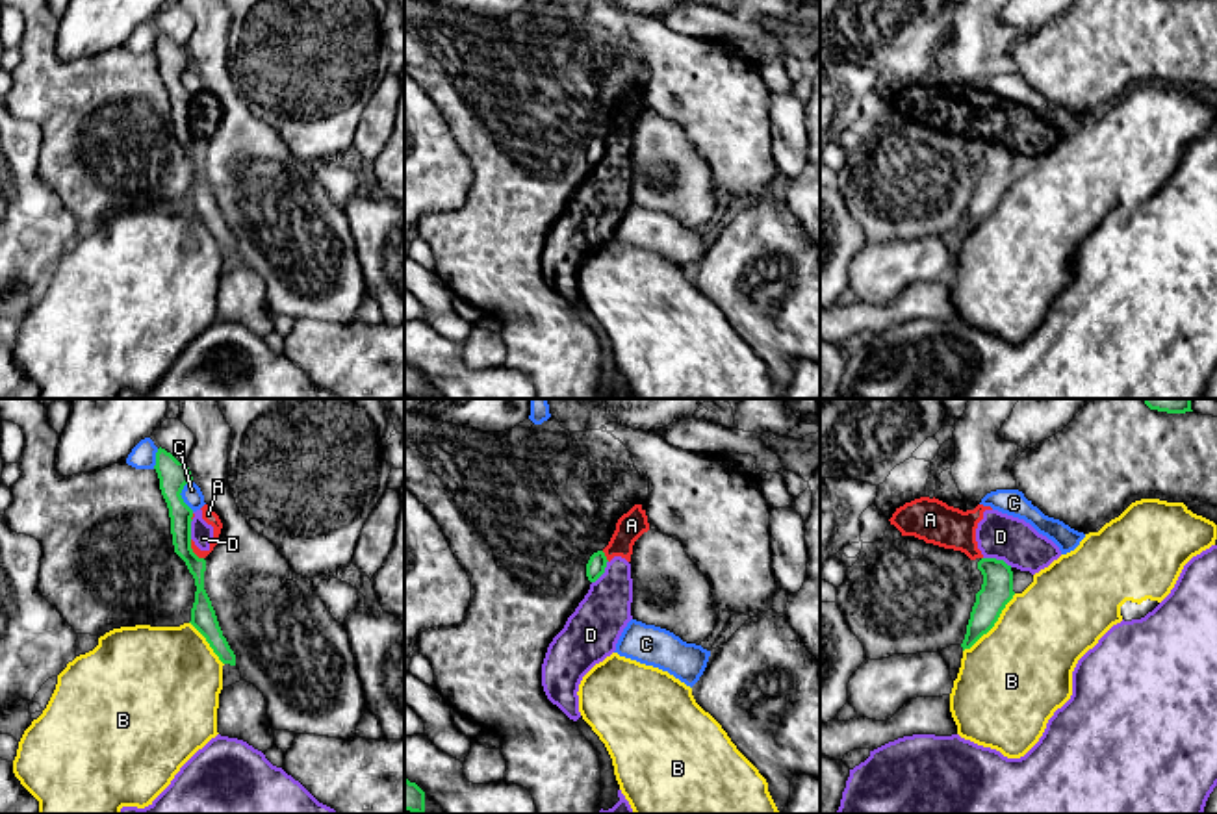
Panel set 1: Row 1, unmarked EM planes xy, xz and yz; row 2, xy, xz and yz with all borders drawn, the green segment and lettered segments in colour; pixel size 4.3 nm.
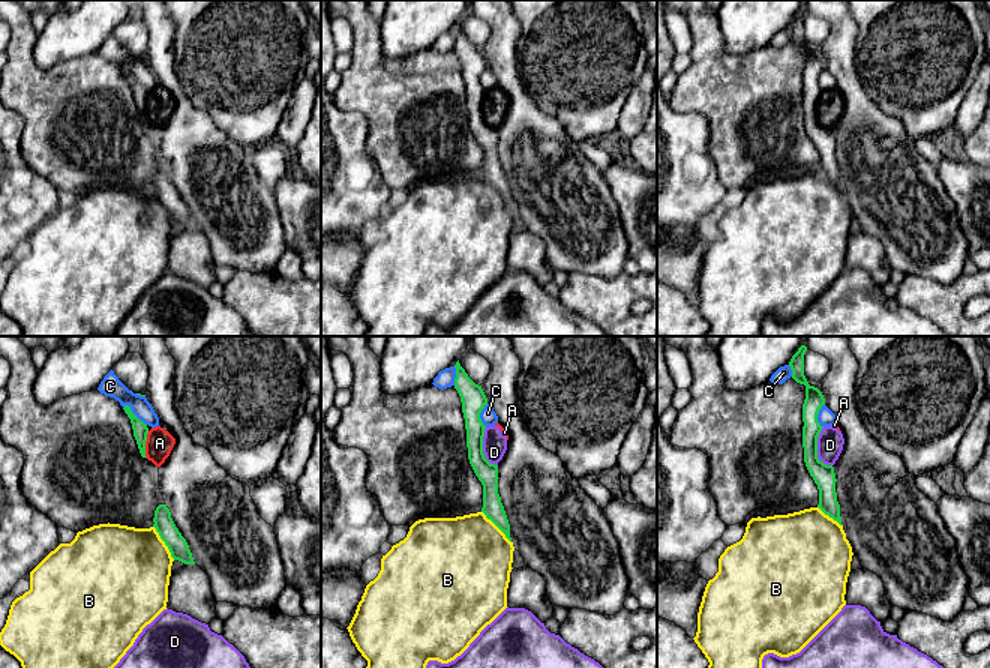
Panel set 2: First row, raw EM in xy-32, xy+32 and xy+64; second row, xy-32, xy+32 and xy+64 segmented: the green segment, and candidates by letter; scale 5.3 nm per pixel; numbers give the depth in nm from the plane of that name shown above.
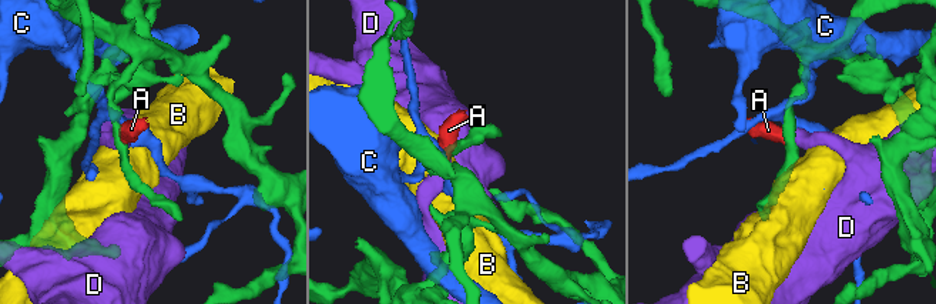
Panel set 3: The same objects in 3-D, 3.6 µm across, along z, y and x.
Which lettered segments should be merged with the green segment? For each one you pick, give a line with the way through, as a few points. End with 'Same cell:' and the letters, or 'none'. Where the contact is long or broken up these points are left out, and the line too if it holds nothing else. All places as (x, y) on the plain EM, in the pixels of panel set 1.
Same cell: none

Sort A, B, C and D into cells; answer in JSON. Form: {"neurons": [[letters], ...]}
{"neurons": [["A", "D"], ["B"], ["C"]]}

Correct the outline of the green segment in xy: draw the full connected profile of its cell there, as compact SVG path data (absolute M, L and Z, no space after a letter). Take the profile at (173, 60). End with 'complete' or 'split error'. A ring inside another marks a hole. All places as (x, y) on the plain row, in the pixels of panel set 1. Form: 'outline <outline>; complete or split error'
outline M161 32L156 37L154 54L160 63L161 80L169 93L174 137L186 146L197 171L189 208L206 223L223 248L236 250L236 239L223 221L215 195L204 174L206 145L199 143L191 134L193 95L184 87L180 80L184 70L193 67L191 56L186 46L178 46Z; complete

